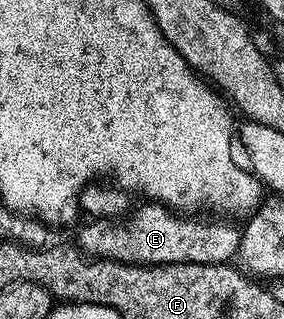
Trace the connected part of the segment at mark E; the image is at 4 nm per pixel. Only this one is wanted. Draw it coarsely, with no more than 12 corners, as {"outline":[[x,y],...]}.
{"outline":[[158,202],[91,220],[79,249],[134,266],[230,263],[234,221]]}

